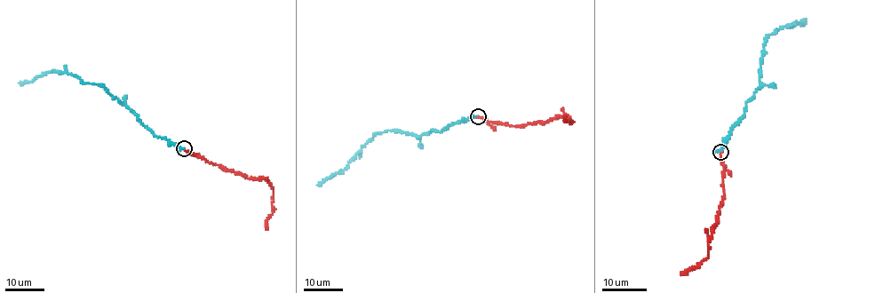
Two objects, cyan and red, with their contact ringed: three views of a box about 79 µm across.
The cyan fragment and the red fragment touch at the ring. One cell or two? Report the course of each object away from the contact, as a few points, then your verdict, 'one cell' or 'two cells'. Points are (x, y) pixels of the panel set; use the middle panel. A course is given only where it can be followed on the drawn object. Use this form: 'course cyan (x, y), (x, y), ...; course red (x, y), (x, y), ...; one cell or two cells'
course cyan (478, 116), (420, 136), (399, 130), (377, 133), (344, 171), (317, 186); course red (478, 116), (518, 126), (568, 116), (571, 123), (564, 117); one cell

